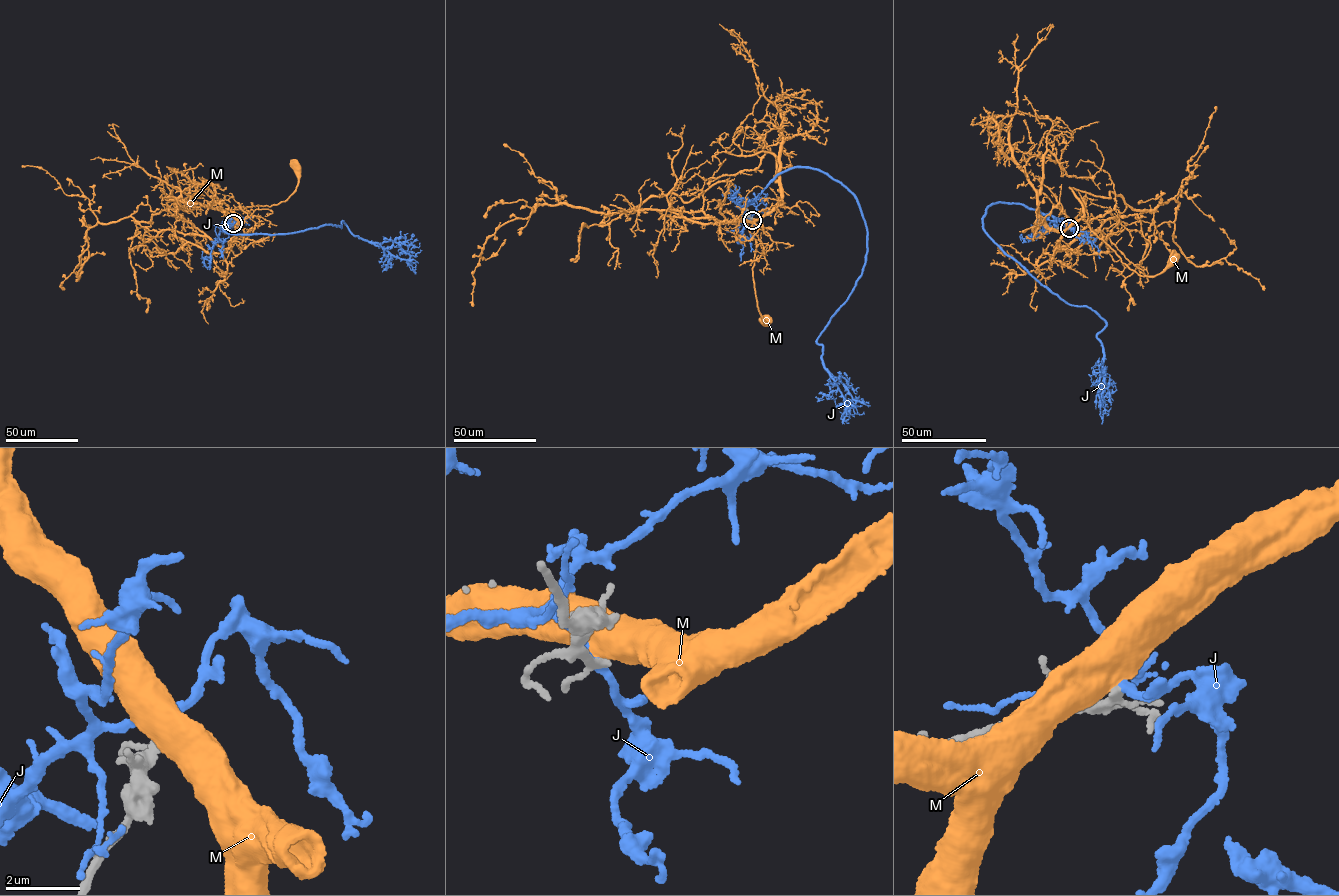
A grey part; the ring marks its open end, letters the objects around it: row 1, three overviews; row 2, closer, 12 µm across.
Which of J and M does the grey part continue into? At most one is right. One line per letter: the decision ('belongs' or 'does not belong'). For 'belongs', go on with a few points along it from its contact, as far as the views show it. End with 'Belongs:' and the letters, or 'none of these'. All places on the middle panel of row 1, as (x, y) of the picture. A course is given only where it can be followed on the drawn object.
J: does not belong
M: does not belong
Belongs: none of these

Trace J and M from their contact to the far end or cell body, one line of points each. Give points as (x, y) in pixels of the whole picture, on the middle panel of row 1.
J: (751, 220), (745, 207), (795, 167), (841, 182), (858, 203), (867, 236), (861, 273), (817, 340), (849, 423)
M: (752, 220), (745, 219), (755, 241), (754, 288), (758, 311), (766, 323), (763, 324), (765, 321)

